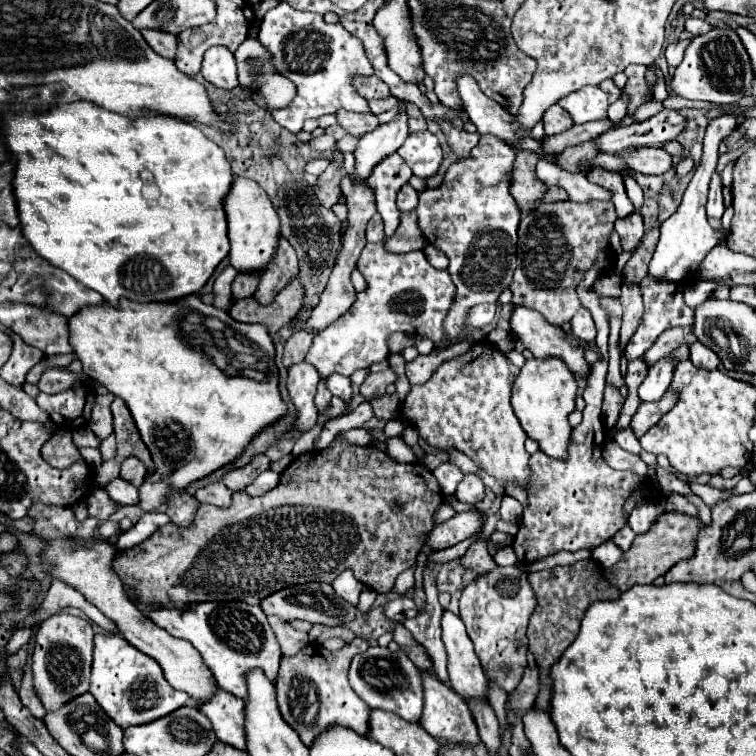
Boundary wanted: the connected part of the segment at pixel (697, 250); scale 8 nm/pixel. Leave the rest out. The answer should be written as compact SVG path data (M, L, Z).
M723 114L717 116L713 120L709 120L709 126L705 130L705 138L703 138L703 156L699 166L695 168L695 174L687 186L687 190L683 192L683 200L679 204L679 208L675 210L673 216L669 216L663 224L661 224L661 238L659 244L655 248L655 254L649 262L649 276L657 278L657 280L667 280L667 282L683 282L687 278L691 278L695 274L695 270L699 268L701 260L707 256L707 252L721 242L723 230L713 230L707 222L705 216L705 202L707 202L707 190L709 190L709 182L713 172L717 170L717 158L719 158L719 144L725 136L729 136L733 132L733 128L737 126L735 114Z

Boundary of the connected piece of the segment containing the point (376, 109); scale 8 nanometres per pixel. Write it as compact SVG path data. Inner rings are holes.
M393 96L383 98L383 100L369 100L369 108L371 108L371 112L373 112L373 114L381 114L381 112L389 110L389 106L391 106L391 104L395 104L395 102L397 102L397 100L395 100Z

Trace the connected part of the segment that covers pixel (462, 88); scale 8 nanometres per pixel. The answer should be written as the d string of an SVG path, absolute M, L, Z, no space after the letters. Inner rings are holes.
M461 74L461 78L457 78L457 92L465 106L465 114L477 126L479 134L493 134L509 144L519 146L521 150L531 150L543 156L541 142L535 140L529 132L521 132L519 124L513 122L503 106L497 106L497 102L481 94L475 78L469 78L469 74Z

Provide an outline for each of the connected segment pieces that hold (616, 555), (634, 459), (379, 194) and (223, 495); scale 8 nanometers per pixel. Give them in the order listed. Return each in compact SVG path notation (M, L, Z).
M609 540L609 542L605 542L605 544L601 544L601 546L595 548L593 558L595 558L603 568L609 568L609 566L615 566L617 560L621 560L621 554L623 554L623 552L619 550L619 546L615 546L615 542Z
M607 444L603 450L603 458L615 470L631 470L633 474L641 474L641 478L647 476L647 464L639 456L627 454L617 444Z
M391 154L385 162L379 162L373 168L373 174L367 178L367 184L375 192L377 212L385 222L385 236L391 236L399 226L399 210L395 206L395 196L403 184L411 178L407 162L399 154Z
M211 482L203 488L199 488L195 492L195 498L199 504L213 504L213 506L227 508L231 504L231 494L233 492L223 482Z

